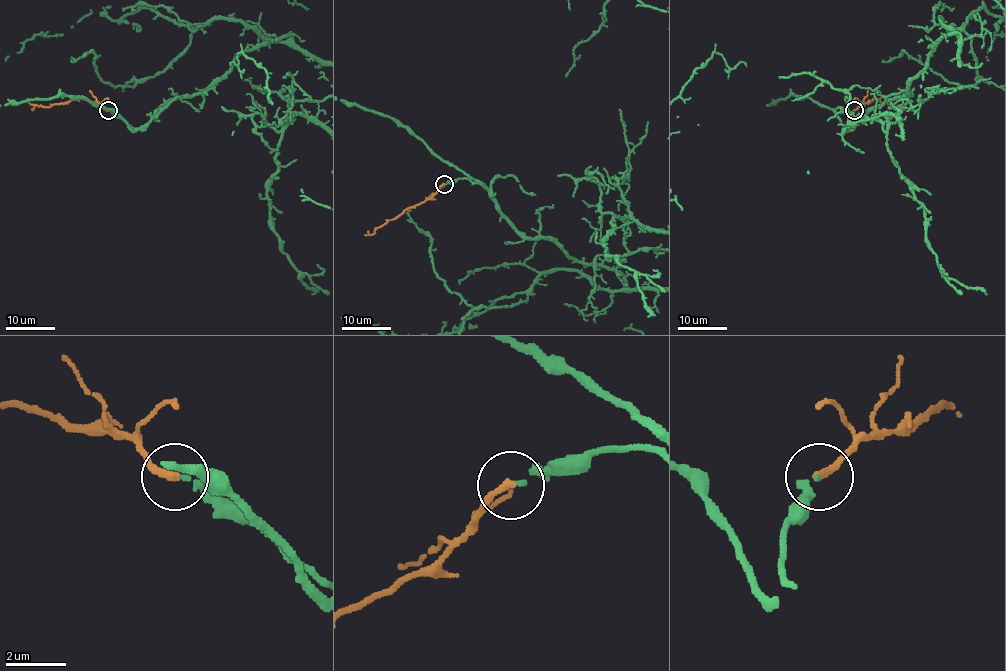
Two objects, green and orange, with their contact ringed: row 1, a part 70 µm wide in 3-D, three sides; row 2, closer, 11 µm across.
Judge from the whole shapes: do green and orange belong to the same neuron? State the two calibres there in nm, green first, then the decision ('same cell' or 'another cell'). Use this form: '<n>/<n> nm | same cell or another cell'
140/260 nm | same cell

